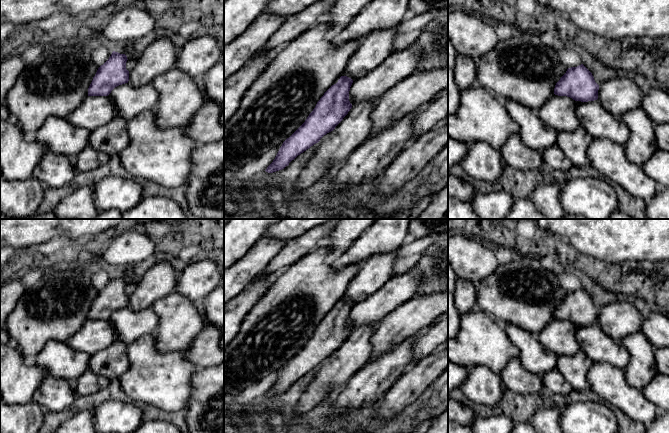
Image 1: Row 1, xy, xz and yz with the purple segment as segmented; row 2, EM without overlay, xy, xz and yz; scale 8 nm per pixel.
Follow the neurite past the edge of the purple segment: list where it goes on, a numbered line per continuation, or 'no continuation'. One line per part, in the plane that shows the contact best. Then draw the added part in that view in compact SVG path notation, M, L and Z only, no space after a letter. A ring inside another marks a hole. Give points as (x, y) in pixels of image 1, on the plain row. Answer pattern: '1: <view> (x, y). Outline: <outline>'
no continuation

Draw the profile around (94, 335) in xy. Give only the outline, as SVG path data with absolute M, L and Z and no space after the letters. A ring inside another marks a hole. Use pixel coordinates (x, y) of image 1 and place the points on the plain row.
M87 320L66 343L76 351L92 356L115 340L116 334L108 320Z

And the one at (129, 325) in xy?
M125 307L115 311L108 322L116 338L128 345L144 335L155 334L159 319L151 307L140 311Z

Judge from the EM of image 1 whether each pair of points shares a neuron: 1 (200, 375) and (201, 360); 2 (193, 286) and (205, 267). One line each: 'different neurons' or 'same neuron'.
1: different neurons
2: same neuron

